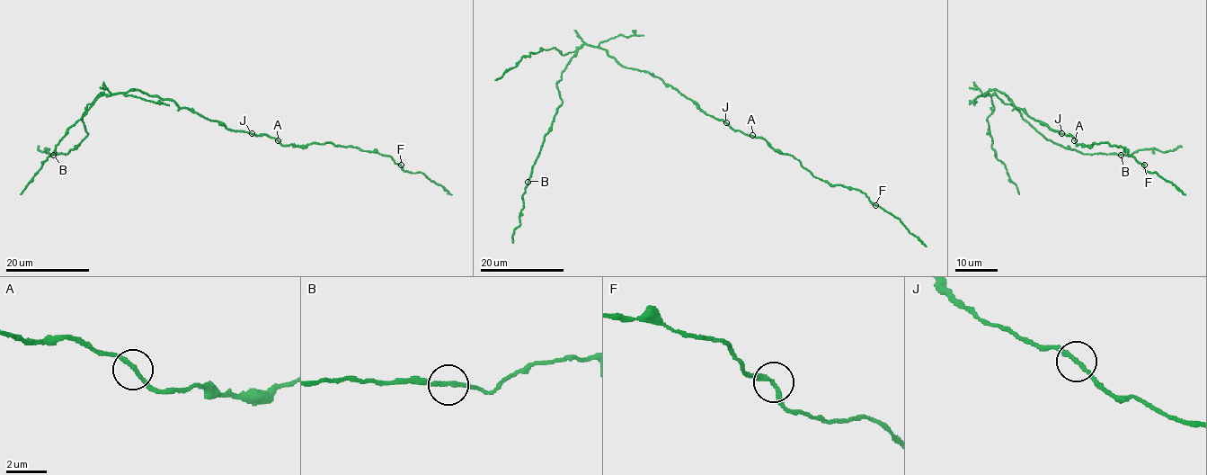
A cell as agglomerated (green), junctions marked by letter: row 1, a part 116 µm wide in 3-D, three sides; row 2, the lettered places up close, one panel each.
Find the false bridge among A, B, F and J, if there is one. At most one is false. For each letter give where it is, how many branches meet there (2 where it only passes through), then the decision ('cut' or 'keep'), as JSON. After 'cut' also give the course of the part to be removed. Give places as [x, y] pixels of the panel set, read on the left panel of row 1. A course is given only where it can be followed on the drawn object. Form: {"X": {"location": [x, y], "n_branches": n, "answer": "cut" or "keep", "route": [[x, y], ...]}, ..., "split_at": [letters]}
{"A": {"location": [278, 140], "n_branches": 2, "answer": "keep"}, "B": {"location": [53, 155], "n_branches": 2, "answer": "keep"}, "F": {"location": [401, 165], "n_branches": 2, "answer": "keep"}, "J": {"location": [252, 133], "n_branches": 2, "answer": "keep"}, "split_at": []}

